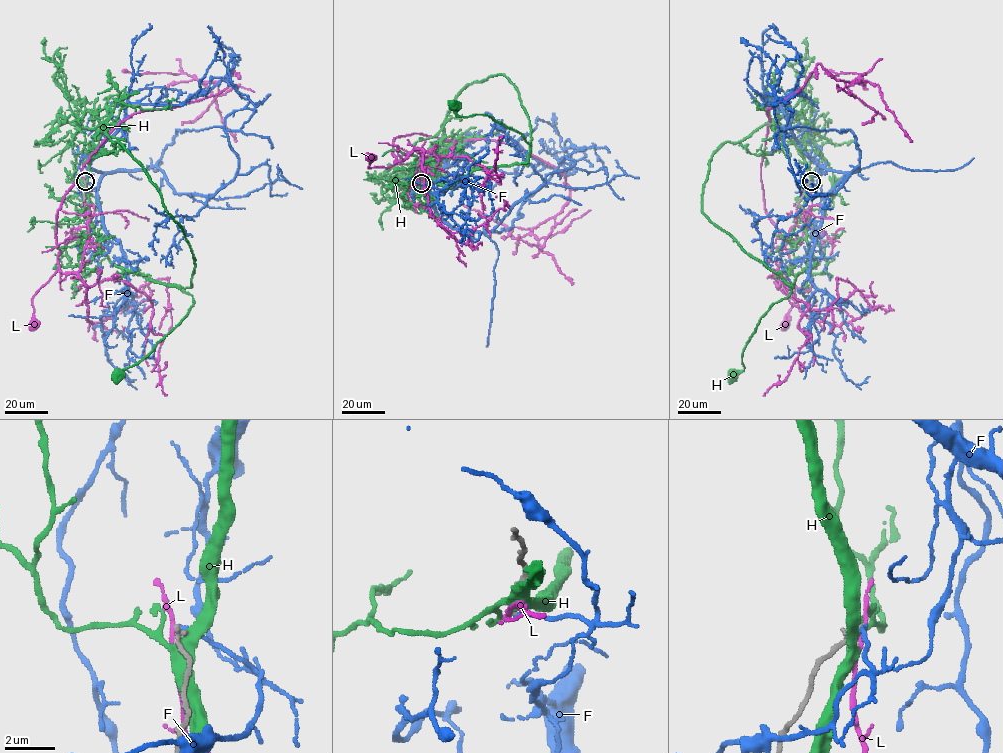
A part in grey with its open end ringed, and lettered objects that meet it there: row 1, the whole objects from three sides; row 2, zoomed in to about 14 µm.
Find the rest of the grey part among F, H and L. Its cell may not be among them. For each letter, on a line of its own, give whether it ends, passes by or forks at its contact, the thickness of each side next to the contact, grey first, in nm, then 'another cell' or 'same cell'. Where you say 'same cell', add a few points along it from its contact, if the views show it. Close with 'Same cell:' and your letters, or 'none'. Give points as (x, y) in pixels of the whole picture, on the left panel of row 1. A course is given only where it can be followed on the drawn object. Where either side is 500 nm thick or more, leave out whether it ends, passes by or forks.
F: it ends there; 220 nm thick on the grey side, 160 nm on the other; same cell; it runs (85, 181), (91, 184), (89, 162), (125, 107), (203, 96), (236, 55), (235, 87), (228, 65), (238, 56)
H: it forks there; 260 nm thick on the grey side, 360 nm on the other; another cell
L: it passes by; 220 nm thick on the grey side, 150 nm on the other; another cell
Same cell: F

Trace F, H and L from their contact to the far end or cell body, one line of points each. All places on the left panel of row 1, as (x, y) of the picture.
F: (85, 181), (91, 184), (89, 162), (125, 107), (203, 96), (236, 55), (235, 87), (228, 65), (238, 56)
H: (85, 182), (90, 222), (108, 259), (124, 269), (189, 293), (194, 304), (150, 352), (116, 372), (116, 375)
L: (84, 181), (90, 239), (81, 268), (68, 273), (59, 268), (39, 290), (32, 299), (34, 324)

